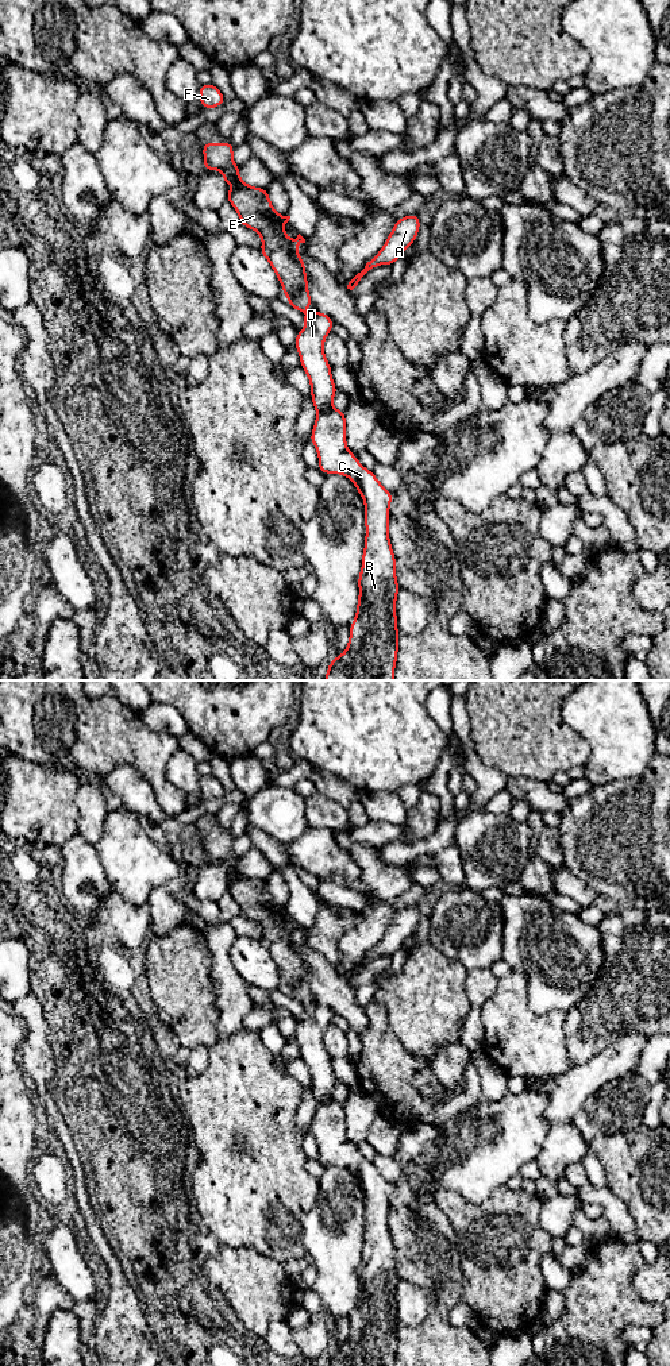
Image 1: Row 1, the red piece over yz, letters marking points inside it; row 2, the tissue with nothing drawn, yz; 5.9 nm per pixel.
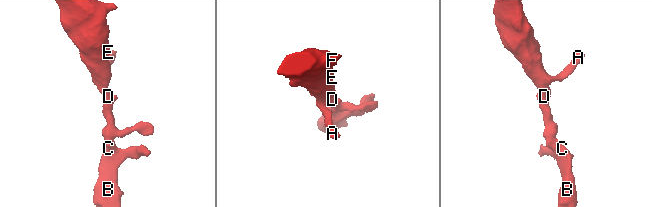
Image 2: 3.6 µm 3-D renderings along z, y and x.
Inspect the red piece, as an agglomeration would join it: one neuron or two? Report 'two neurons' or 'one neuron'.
one neuron

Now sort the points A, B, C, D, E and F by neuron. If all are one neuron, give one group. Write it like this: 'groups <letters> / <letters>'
groups A B C D E F

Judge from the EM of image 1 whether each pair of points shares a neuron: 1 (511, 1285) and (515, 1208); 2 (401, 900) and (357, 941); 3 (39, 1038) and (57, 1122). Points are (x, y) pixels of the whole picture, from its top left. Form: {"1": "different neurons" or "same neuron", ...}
{"1": "same neuron", "2": "same neuron", "3": "same neuron"}

